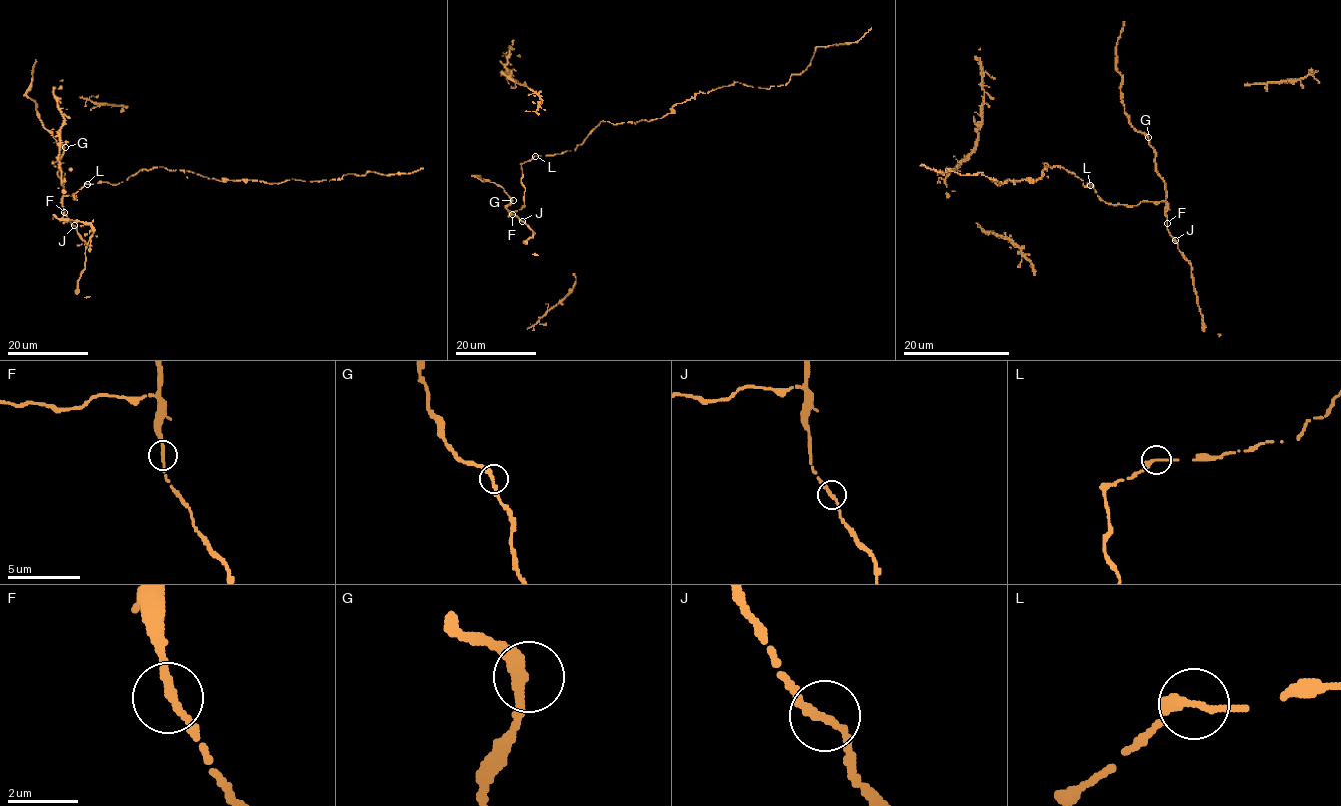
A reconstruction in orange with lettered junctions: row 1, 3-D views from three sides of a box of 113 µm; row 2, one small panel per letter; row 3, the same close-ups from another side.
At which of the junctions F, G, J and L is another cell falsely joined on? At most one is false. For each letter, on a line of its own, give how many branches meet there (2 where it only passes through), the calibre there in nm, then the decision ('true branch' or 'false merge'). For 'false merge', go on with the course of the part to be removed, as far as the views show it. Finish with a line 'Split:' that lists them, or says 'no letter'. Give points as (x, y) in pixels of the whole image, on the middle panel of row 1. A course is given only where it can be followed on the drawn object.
F: branches 2; calibre 240 nm; true branch
G: branches 2; calibre 320 nm; true branch
J: branches 2; calibre 240 nm; true branch
L: branches 2; calibre 260 nm; true branch
Split: no letter

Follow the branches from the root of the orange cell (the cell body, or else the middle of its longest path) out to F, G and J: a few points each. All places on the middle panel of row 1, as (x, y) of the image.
F: (583, 143), (575, 151), (534, 156), (521, 165), (524, 205), (512, 214)
G: (583, 143), (575, 151), (534, 156), (524, 162), (521, 165), (524, 205), (511, 213), (506, 207), (513, 200)
J: (583, 143), (575, 151), (534, 156), (521, 165), (524, 205), (511, 213), (522, 221)

